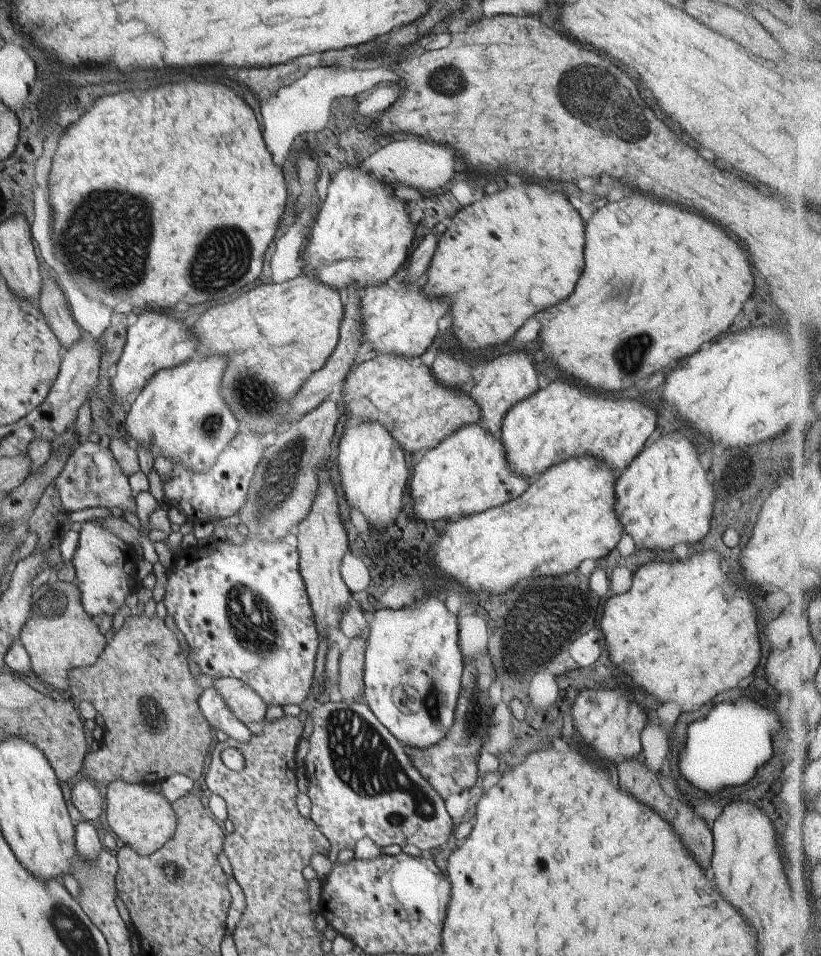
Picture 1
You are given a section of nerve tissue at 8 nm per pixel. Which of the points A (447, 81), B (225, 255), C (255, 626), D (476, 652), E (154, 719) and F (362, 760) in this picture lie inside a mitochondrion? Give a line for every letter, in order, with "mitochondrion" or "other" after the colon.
A: mitochondrion
B: mitochondrion
C: mitochondrion
D: other
E: mitochondrion
F: mitochondrion

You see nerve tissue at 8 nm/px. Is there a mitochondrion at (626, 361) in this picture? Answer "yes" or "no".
yes

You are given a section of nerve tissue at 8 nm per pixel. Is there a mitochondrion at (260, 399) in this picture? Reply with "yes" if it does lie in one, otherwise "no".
yes

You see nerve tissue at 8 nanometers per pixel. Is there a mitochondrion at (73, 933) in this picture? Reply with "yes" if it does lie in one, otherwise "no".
yes

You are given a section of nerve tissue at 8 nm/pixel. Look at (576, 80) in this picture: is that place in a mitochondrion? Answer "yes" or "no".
yes

